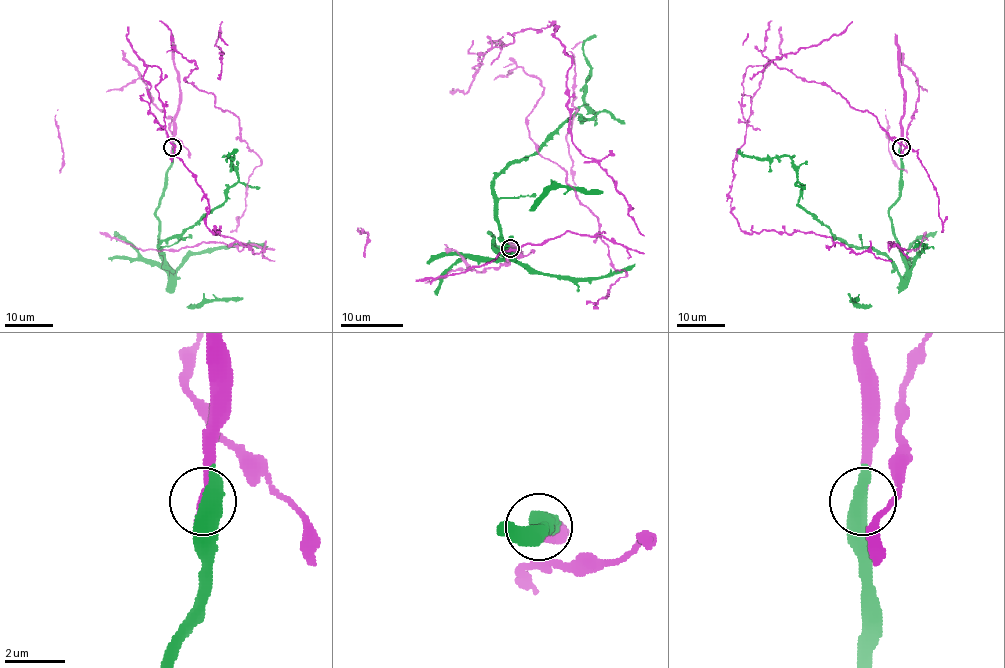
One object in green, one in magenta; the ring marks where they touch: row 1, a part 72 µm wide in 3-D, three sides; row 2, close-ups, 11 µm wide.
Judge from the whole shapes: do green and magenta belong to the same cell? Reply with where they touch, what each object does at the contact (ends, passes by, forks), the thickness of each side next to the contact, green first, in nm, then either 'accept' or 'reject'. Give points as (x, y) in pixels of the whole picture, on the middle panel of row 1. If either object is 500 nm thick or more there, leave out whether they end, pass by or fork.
(510, 248) | 500/170 nm | accept

